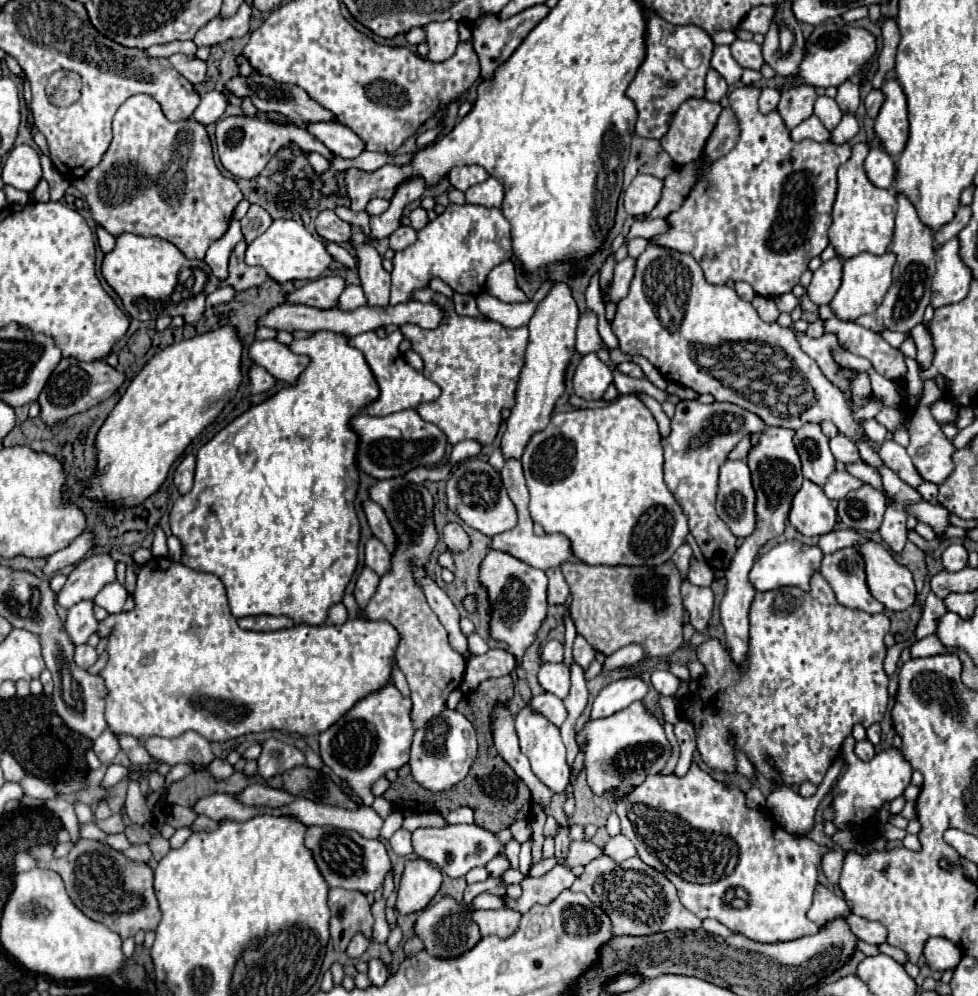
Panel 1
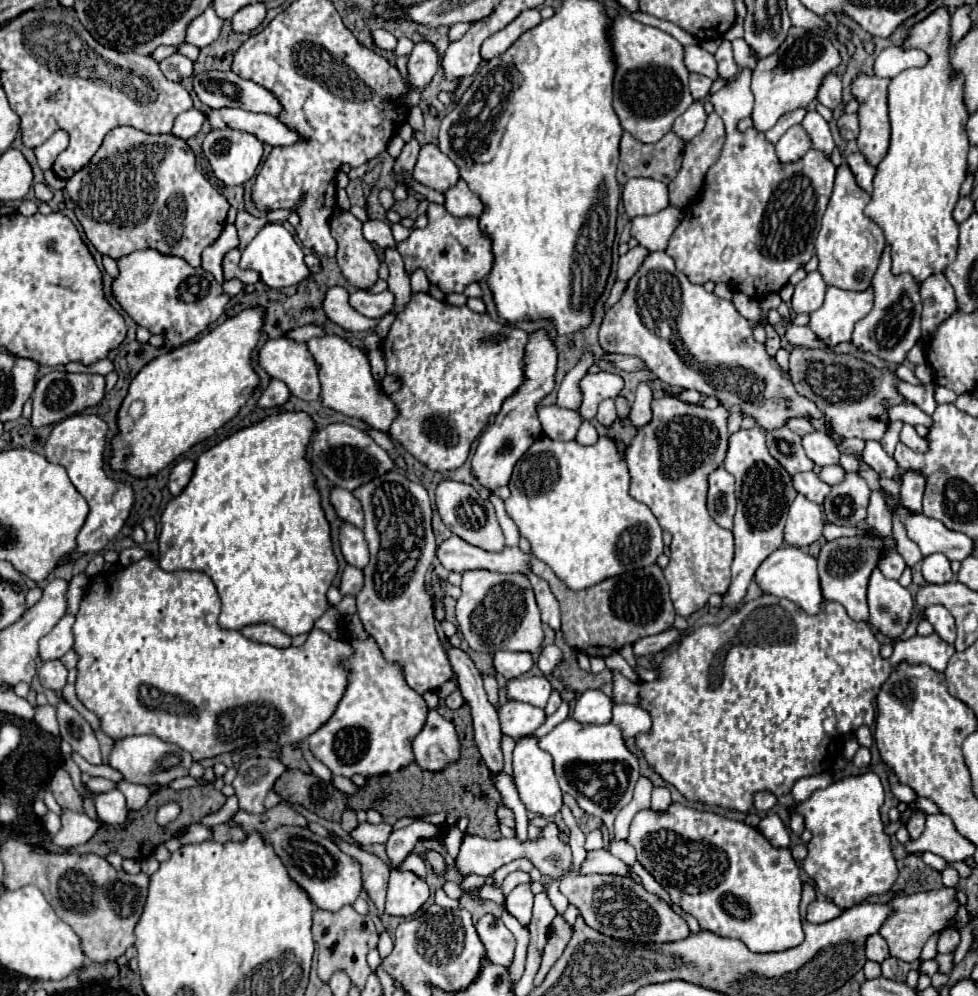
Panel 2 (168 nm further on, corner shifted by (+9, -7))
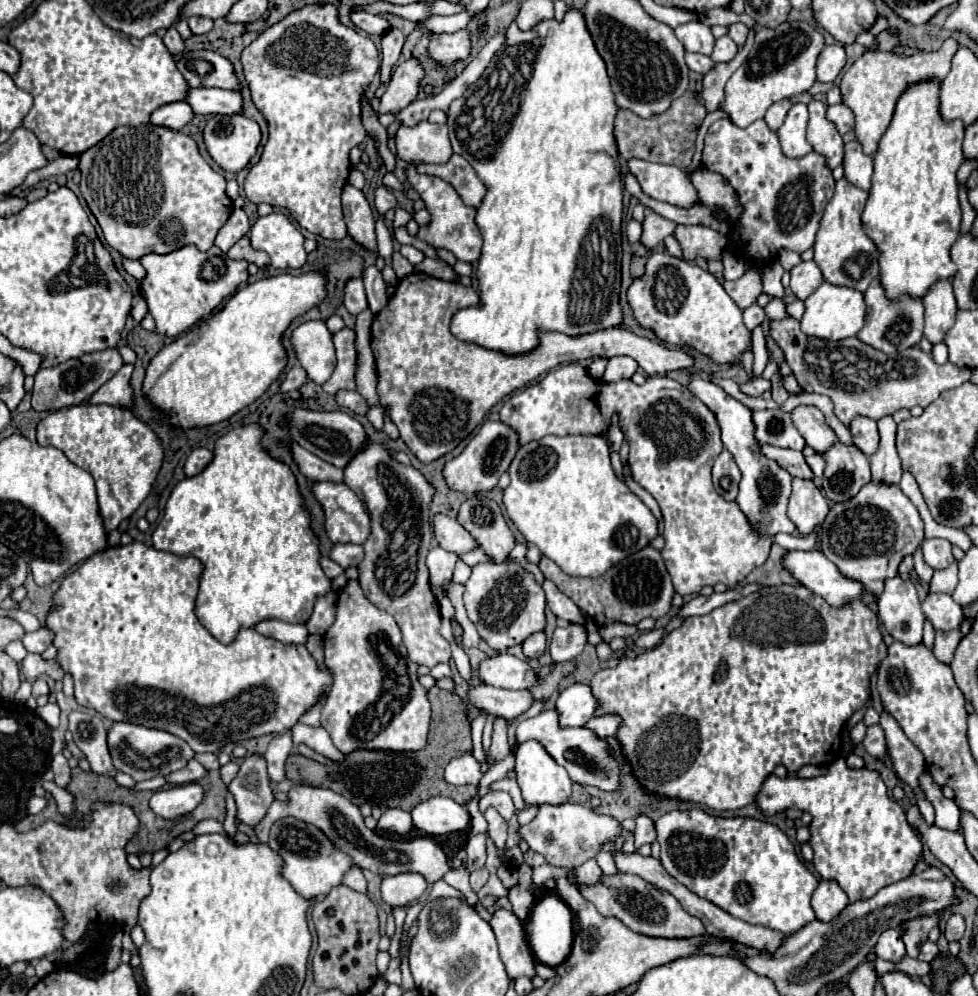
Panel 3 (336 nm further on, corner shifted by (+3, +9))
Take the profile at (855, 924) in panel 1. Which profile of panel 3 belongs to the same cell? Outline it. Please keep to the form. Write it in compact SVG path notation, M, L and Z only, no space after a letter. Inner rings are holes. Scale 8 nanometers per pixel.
M884 930L876 944L876 954L878 954L878 958L888 960L888 962L900 962L906 956L906 948L904 948L900 932Z

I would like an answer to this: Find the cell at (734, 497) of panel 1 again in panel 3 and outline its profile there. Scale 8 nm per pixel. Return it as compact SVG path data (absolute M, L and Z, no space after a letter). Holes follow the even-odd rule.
M724 448L720 452L720 456L716 458L714 470L712 470L712 480L714 480L716 492L728 502L736 500L740 478L742 478L742 474L734 462L734 456Z

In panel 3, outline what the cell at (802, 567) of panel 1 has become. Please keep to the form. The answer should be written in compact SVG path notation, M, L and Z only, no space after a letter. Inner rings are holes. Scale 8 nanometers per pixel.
M792 550L784 556L784 566L792 572L794 578L798 578L808 590L812 590L814 594L822 596L830 606L834 608L840 608L840 606L846 606L854 600L860 600L864 604L872 604L876 602L878 598L870 592L866 592L864 584L858 582L858 580L852 580L852 578L846 578L840 574L840 570L836 568L836 564L832 564L822 552L818 550L810 550L810 552L802 552L802 550Z

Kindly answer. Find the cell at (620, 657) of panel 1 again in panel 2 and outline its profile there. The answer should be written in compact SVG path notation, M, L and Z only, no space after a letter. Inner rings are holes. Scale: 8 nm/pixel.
M670 628L670 630L662 632L662 634L642 638L642 640L638 640L638 642L632 644L632 652L634 652L636 658L640 658L640 656L648 656L648 654L656 654L656 652L664 650L670 642L674 642L674 640L678 638L678 634L680 634L680 632L678 632L676 628Z

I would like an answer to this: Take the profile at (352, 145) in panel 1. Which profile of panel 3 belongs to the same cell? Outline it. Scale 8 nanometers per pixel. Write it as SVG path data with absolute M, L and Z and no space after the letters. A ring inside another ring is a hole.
M190 88L184 102L194 114L236 114L242 108L240 92L220 88Z

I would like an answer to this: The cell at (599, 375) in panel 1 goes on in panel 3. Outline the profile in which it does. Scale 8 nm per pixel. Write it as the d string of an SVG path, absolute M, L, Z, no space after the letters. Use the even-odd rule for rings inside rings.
M628 356L610 358L602 380L606 380L606 382L618 382L622 378L632 378L632 374L636 372L636 368L638 368L638 362L632 360L632 358L628 358Z

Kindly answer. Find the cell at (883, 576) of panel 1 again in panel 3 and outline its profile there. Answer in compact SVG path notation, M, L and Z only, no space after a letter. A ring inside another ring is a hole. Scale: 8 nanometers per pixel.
M900 576L884 582L884 592L878 598L878 618L896 642L906 646L922 642L926 618L920 610L920 600L912 582L910 588L904 588L904 580Z

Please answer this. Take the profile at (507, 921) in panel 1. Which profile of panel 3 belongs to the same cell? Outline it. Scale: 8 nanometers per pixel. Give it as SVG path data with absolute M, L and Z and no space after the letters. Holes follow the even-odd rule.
M500 908L500 910L494 912L490 926L496 934L500 960L506 968L508 978L516 980L520 976L526 976L526 978L532 980L536 976L534 958L528 950L522 922L512 912Z

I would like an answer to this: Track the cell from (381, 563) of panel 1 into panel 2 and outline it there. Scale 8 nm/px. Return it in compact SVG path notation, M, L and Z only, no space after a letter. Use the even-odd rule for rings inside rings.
M344 524L340 528L340 546L346 562L356 568L366 568L368 564L368 548L366 548L366 538L362 530L354 528L352 524Z

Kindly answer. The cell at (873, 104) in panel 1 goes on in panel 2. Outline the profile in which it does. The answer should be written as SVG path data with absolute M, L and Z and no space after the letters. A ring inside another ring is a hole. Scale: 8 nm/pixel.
M842 114L836 124L838 124L840 136L844 140L854 140L858 136L858 132L860 132L860 128L858 128L858 114Z

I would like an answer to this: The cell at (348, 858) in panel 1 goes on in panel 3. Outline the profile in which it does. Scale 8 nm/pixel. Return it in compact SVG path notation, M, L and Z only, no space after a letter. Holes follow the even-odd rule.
M292 818L278 820L272 826L268 846L284 862L280 870L282 878L286 878L292 884L292 888L306 900L326 896L334 886L340 886L342 876L352 866L352 860L348 860L344 852L336 852L336 848L332 848L332 842L318 828L312 828L310 824L300 824L300 820Z

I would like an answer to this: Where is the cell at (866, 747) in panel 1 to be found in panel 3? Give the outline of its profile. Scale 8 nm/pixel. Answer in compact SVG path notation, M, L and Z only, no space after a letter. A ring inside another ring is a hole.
M880 724L868 726L866 738L864 738L864 748L870 756L882 760L888 754L888 746L886 746L886 738L884 738L884 730Z

